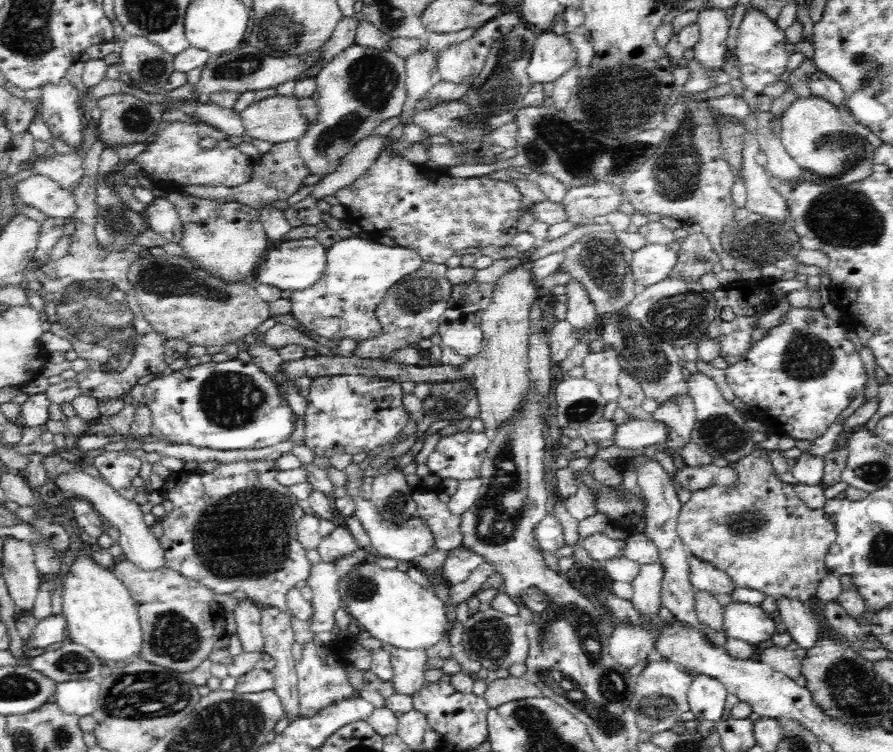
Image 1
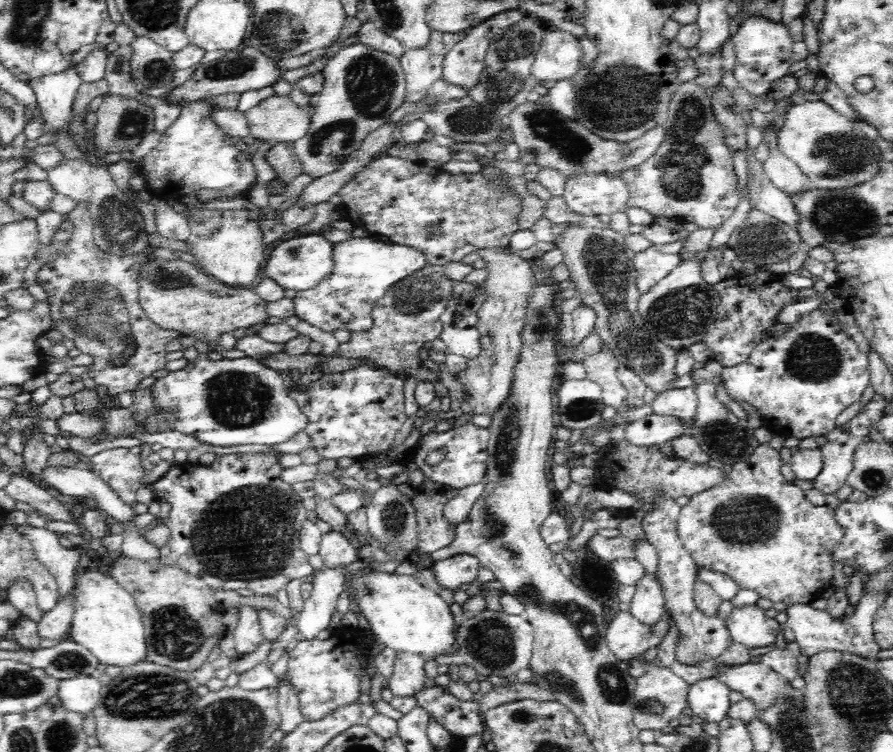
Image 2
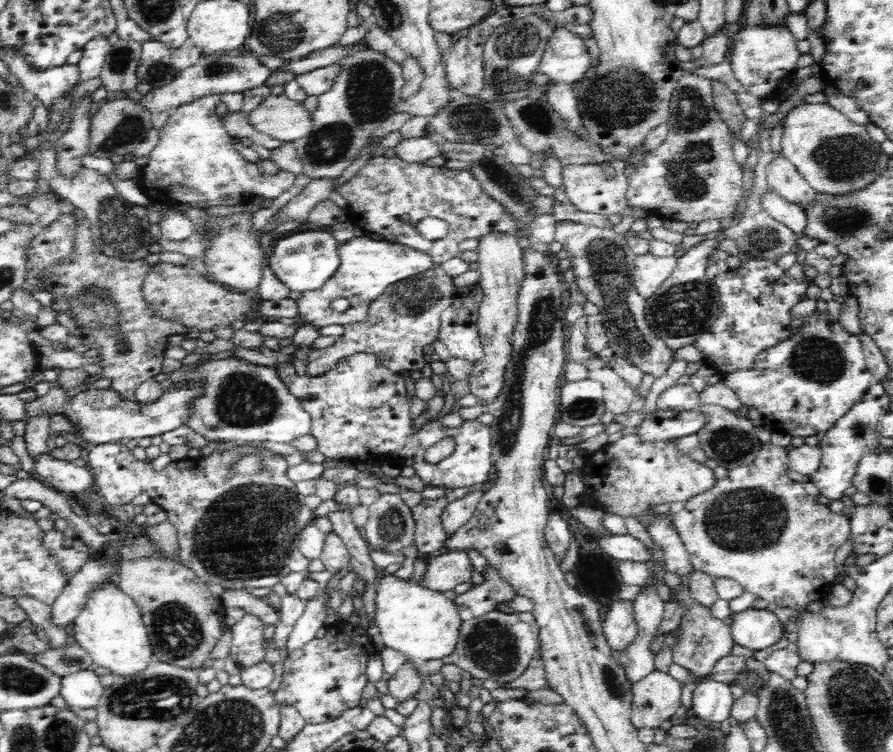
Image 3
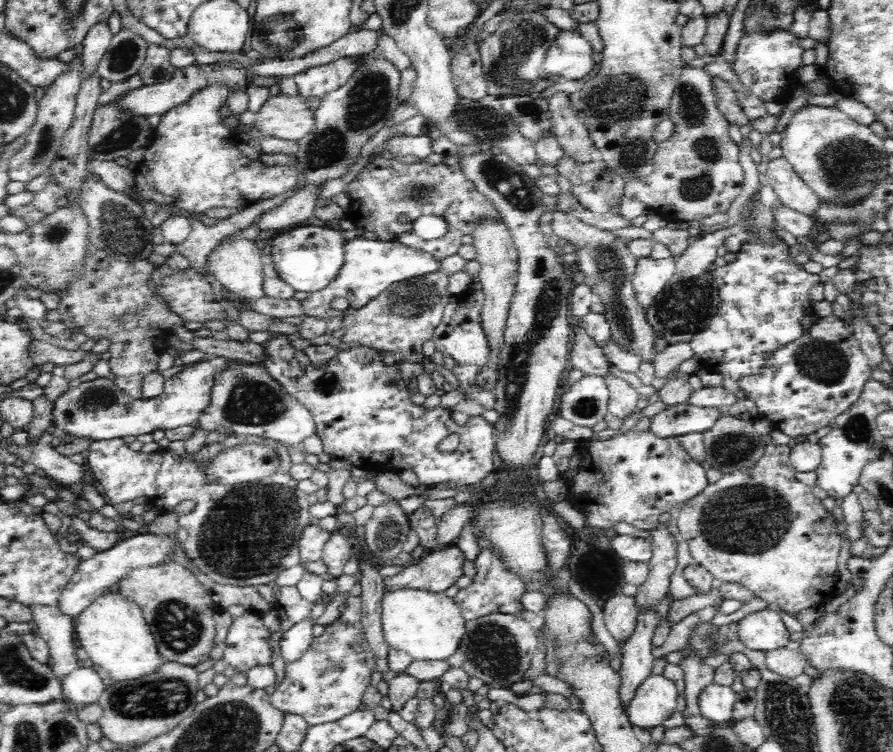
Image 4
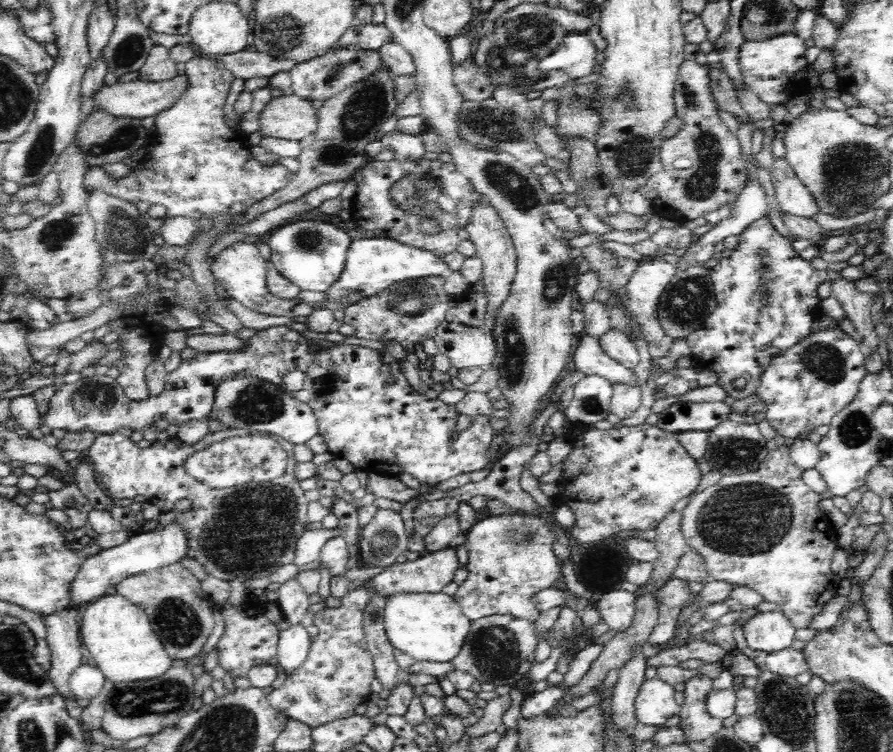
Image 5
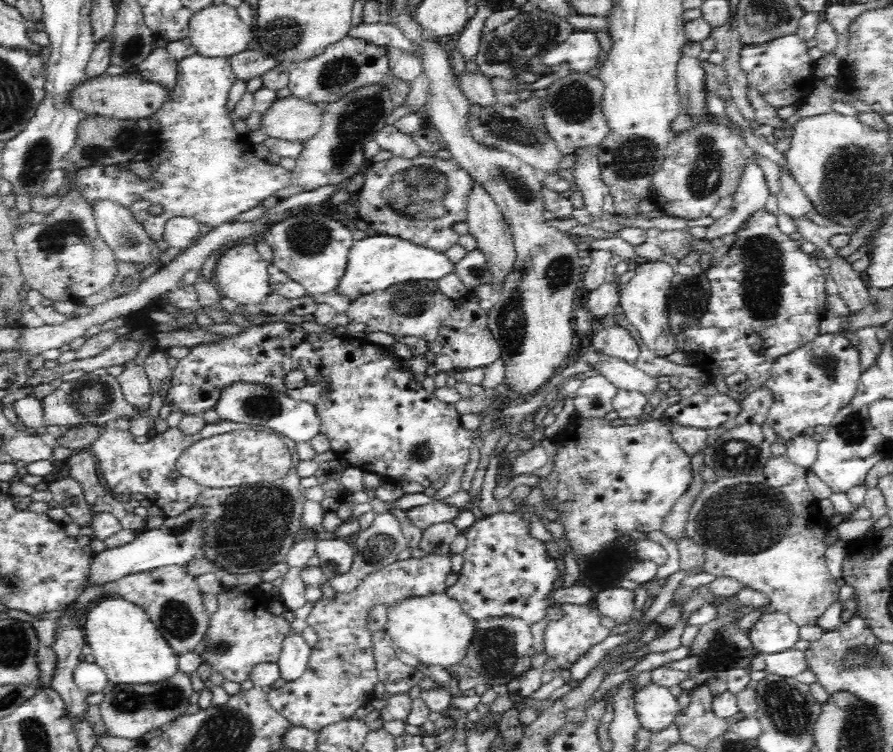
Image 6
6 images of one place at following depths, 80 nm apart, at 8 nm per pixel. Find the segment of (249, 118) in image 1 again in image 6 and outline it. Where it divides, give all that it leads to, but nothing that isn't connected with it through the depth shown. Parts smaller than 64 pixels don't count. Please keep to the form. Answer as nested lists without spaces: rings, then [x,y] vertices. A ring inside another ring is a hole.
[[[288,96],[277,99],[261,116],[261,130],[270,138],[301,142],[316,136],[321,128],[322,108]]]

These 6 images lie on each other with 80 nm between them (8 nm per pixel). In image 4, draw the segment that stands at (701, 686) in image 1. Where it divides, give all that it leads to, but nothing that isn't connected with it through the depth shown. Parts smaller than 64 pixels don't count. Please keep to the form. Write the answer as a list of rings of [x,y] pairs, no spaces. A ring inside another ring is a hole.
[[[709,684],[702,690],[698,703],[701,714],[714,723],[733,720],[733,706],[736,692],[730,686]]]

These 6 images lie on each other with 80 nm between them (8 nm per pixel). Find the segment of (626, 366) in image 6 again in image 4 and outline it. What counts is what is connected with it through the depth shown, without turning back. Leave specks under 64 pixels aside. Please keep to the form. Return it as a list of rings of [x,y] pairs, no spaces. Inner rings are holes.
[[[580,324],[572,326],[569,359],[570,364],[578,368],[584,376],[611,374],[610,368],[614,367],[603,354],[603,348],[596,345],[596,341],[588,336]]]

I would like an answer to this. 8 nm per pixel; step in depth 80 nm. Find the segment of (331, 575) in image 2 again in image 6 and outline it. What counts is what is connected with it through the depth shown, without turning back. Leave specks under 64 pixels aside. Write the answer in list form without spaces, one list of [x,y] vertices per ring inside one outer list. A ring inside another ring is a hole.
[[[291,629],[284,642],[282,642],[282,650],[276,662],[279,666],[281,677],[284,680],[292,681],[304,674],[311,650],[312,648],[304,641],[304,637]]]

